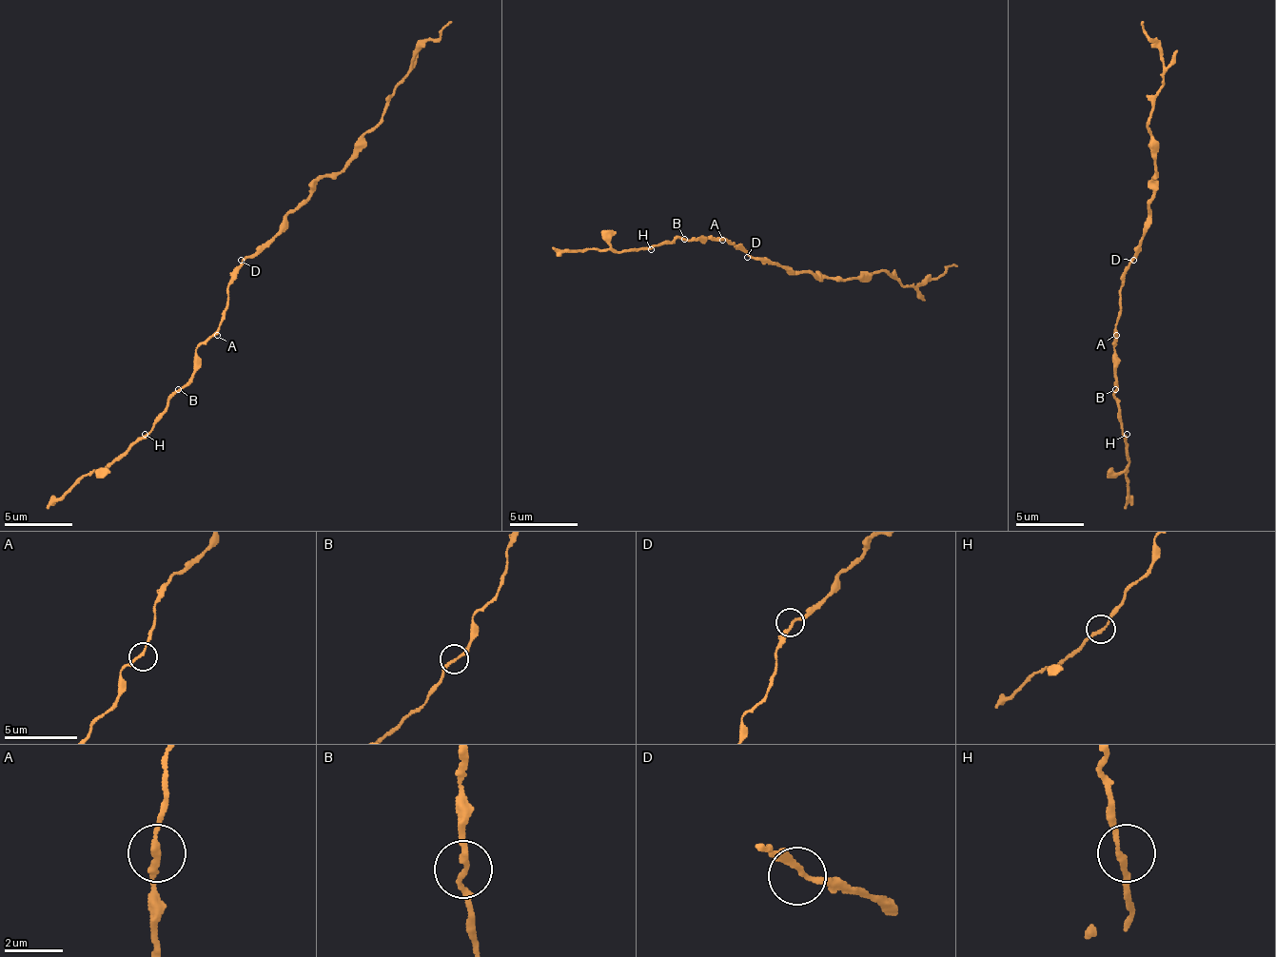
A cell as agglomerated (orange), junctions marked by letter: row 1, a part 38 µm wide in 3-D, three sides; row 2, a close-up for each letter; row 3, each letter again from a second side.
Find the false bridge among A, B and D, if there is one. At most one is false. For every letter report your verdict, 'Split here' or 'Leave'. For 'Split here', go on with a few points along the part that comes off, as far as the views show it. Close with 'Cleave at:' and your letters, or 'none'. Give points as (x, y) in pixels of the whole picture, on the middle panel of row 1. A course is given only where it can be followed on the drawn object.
A: Leave
B: Leave
D: Leave
Cleave at: none

